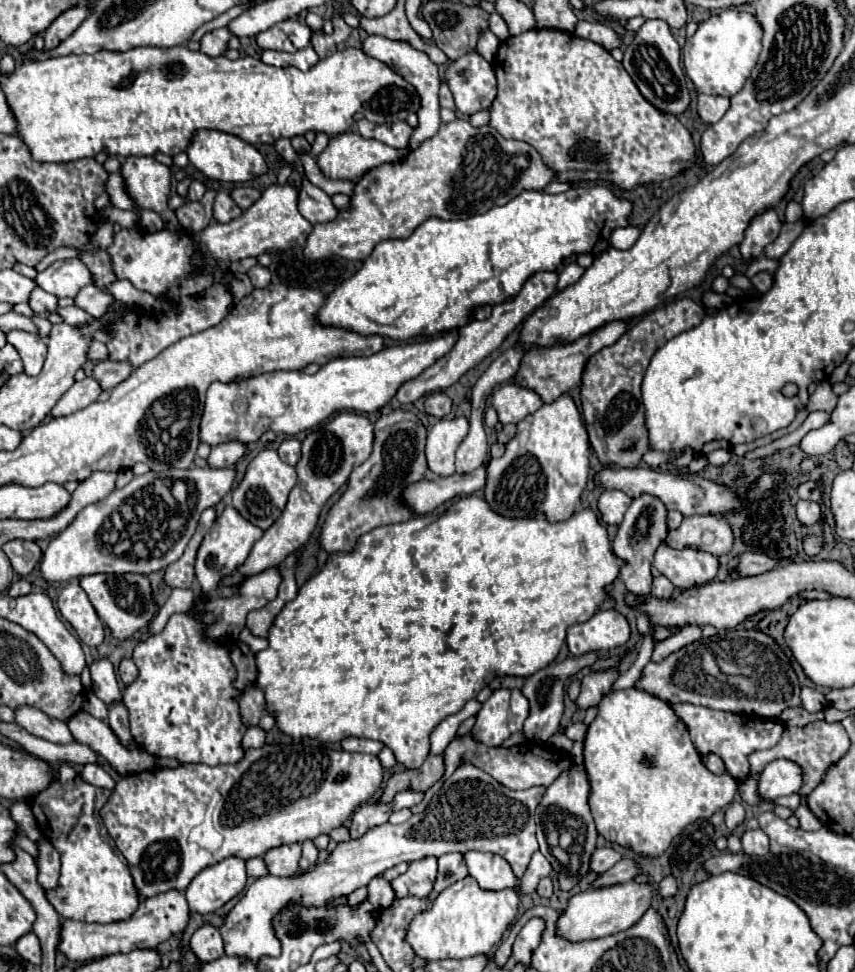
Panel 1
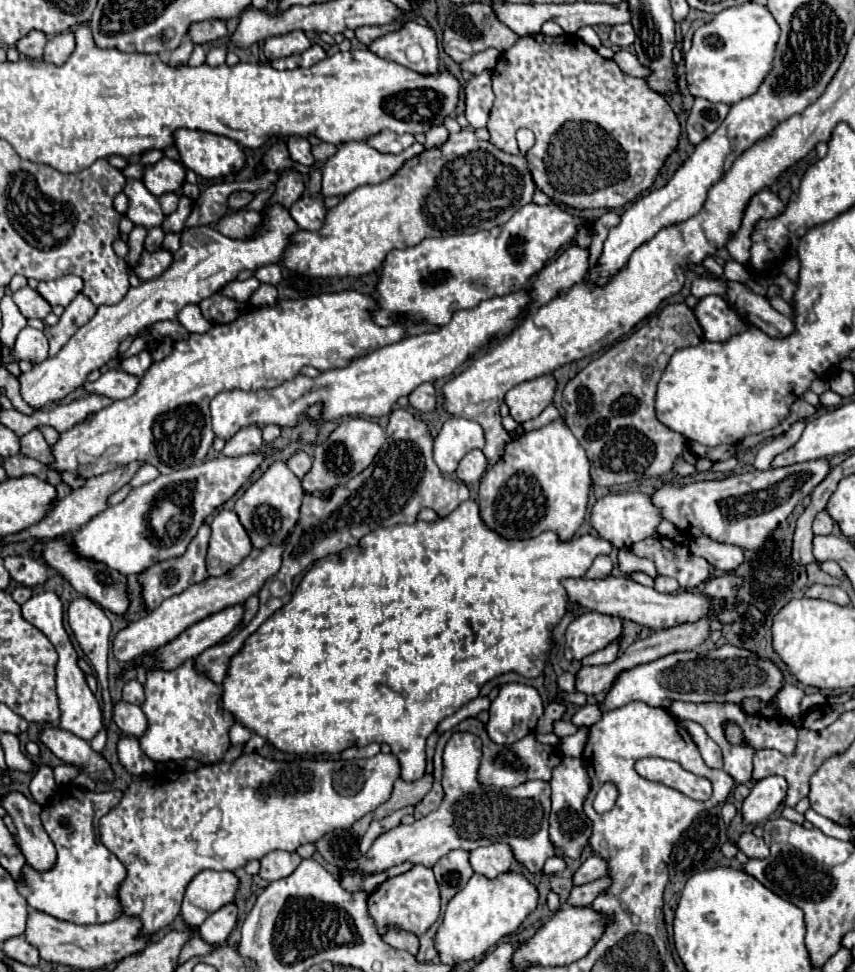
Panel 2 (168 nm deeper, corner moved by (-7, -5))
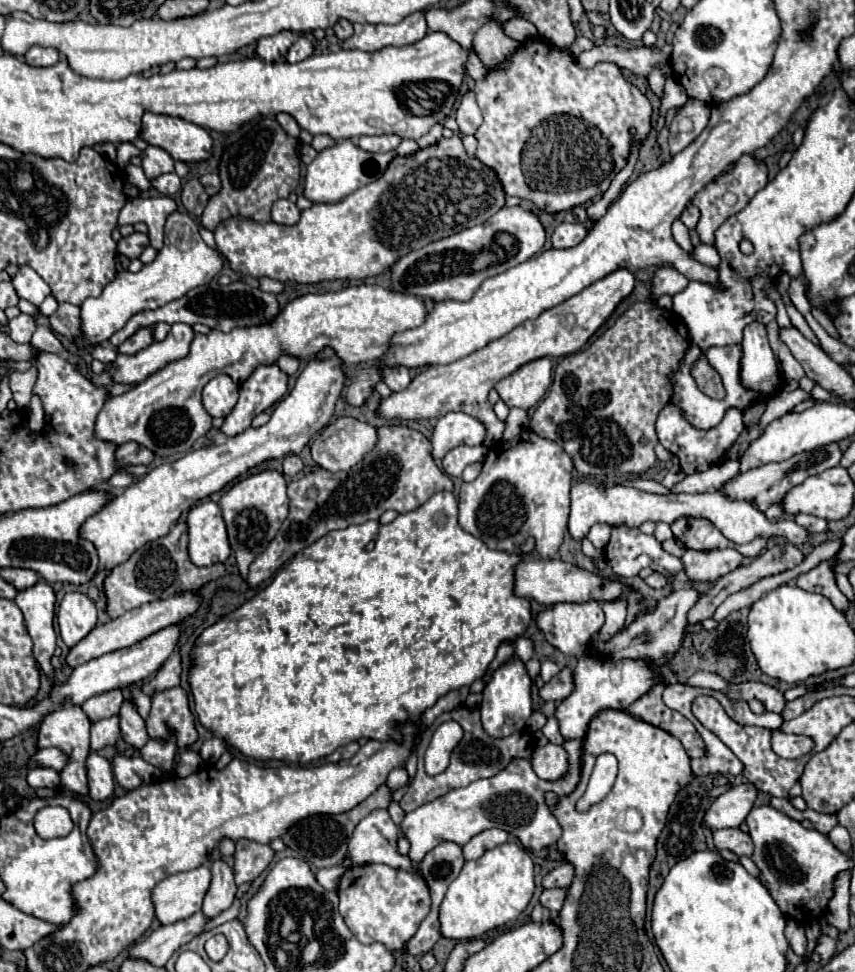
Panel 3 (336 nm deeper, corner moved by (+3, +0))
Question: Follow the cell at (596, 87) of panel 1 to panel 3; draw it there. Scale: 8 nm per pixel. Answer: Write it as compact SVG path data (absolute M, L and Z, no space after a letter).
M544 37L528 39L524 45L520 45L520 49L516 53L512 53L504 63L500 63L494 71L488 71L484 79L476 81L474 91L476 91L478 105L480 105L482 115L484 115L482 125L474 133L476 139L478 139L476 157L484 165L490 165L492 169L498 169L498 177L502 177L502 185L506 189L506 195L516 195L520 199L528 199L536 207L540 207L542 211L548 211L548 213L566 211L570 207L584 205L584 203L592 201L594 197L604 195L608 191L612 179L618 175L618 171L624 169L624 165L628 163L628 157L632 153L632 135L630 135L630 129L636 129L636 135L634 135L634 143L636 145L642 145L646 141L646 137L650 135L650 131L652 131L652 123L650 123L652 121L652 105L650 105L648 97L636 85L632 85L630 81L624 79L624 75L618 69L618 65L614 65L614 63L598 63L598 65L594 65L590 69L582 69L582 67L578 67L576 59L566 49L560 49L560 47L552 45Z

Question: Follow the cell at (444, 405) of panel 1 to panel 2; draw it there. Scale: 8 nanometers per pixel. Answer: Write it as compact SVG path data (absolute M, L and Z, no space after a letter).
M430 382L420 384L416 390L408 394L410 406L414 406L418 412L432 412L436 408L436 392Z

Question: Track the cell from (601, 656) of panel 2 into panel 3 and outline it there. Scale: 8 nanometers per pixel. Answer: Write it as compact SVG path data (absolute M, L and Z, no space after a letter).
M626 599L602 603L602 609L606 613L606 623L600 629L598 641L606 643L606 641L610 641L624 627L624 619L626 619Z

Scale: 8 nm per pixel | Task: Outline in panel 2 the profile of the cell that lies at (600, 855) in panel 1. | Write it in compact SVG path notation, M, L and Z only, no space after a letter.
M590 856L572 876L572 884L574 886L582 886L582 884L588 884L588 882L594 882L602 876L608 874L608 864L606 860L598 858L598 856Z

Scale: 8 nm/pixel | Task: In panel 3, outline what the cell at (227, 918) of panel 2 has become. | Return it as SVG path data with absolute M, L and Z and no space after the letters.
M214 861L210 865L210 869L212 869L212 883L204 897L202 913L208 919L214 919L216 915L220 915L222 911L226 911L232 905L238 887L234 883L234 873L226 861Z

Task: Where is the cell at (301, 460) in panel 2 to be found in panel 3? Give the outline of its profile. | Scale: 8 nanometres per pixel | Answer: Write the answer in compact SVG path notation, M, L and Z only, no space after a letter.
M288 455L284 457L284 475L296 475L298 471L302 471L304 463L300 461L298 455Z

